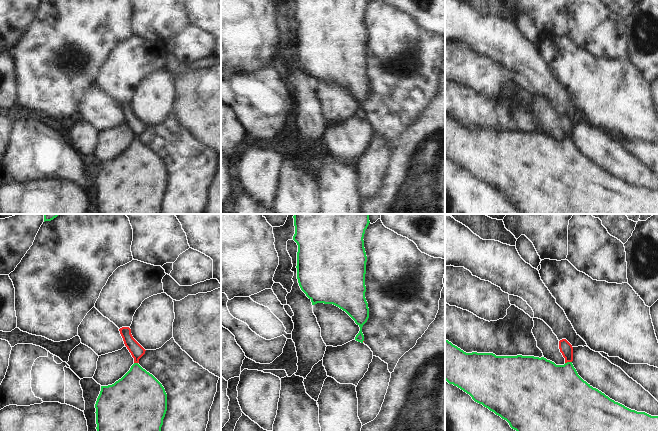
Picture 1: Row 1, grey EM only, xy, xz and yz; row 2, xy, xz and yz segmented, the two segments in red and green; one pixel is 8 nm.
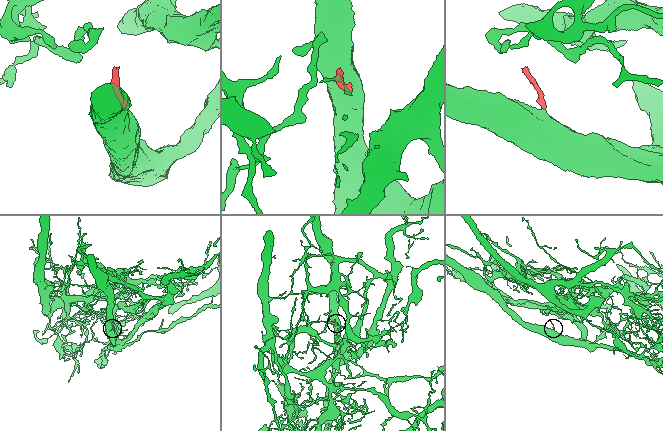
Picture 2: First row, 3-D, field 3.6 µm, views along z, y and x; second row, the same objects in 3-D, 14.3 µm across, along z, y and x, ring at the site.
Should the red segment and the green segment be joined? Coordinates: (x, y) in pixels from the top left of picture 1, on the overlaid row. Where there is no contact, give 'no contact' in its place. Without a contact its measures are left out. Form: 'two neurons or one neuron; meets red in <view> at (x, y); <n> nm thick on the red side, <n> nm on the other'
one neuron; meets red in yz at (568, 361); 100 nm thick on the red side, 420 nm on the other

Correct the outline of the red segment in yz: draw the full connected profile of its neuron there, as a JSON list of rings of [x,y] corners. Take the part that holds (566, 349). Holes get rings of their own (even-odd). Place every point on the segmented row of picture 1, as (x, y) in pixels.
[[[445,339],[445,380],[449,384],[453,384],[454,386],[457,386],[458,388],[469,394],[475,402],[482,404],[484,407],[488,408],[496,415],[506,420],[509,423],[510,427],[516,431],[658,431],[658,416],[651,416],[645,412],[637,412],[635,410],[631,410],[624,405],[610,399],[604,393],[596,388],[593,388],[590,384],[583,380],[578,375],[576,369],[572,364],[573,347],[566,339],[562,339],[559,341],[559,349],[563,357],[565,358],[564,365],[556,365],[554,362],[547,360],[544,357],[539,358],[534,356],[522,355],[496,356],[493,353],[477,352],[466,353]]]

